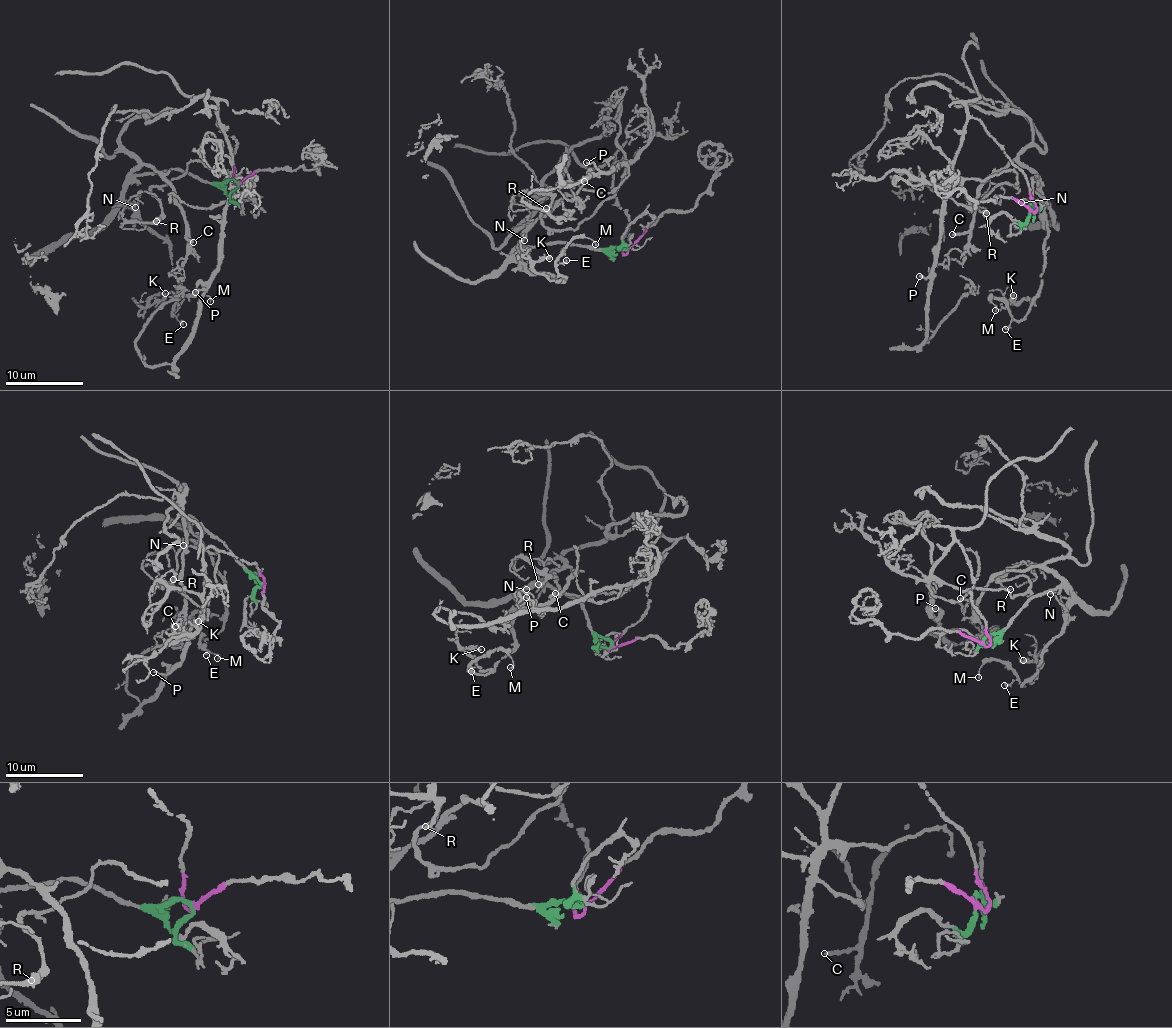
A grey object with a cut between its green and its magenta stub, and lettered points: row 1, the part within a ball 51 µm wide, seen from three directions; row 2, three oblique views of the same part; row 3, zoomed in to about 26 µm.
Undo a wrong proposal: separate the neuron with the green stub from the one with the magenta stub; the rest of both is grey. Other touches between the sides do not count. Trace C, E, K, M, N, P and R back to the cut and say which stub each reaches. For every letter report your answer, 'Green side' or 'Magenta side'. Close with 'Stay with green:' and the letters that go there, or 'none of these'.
C: Green side
E: Green side
K: Green side
M: Green side
N: Green side
P: Magenta side
R: Magenta side
Stay with green: C, E, K, M, N

